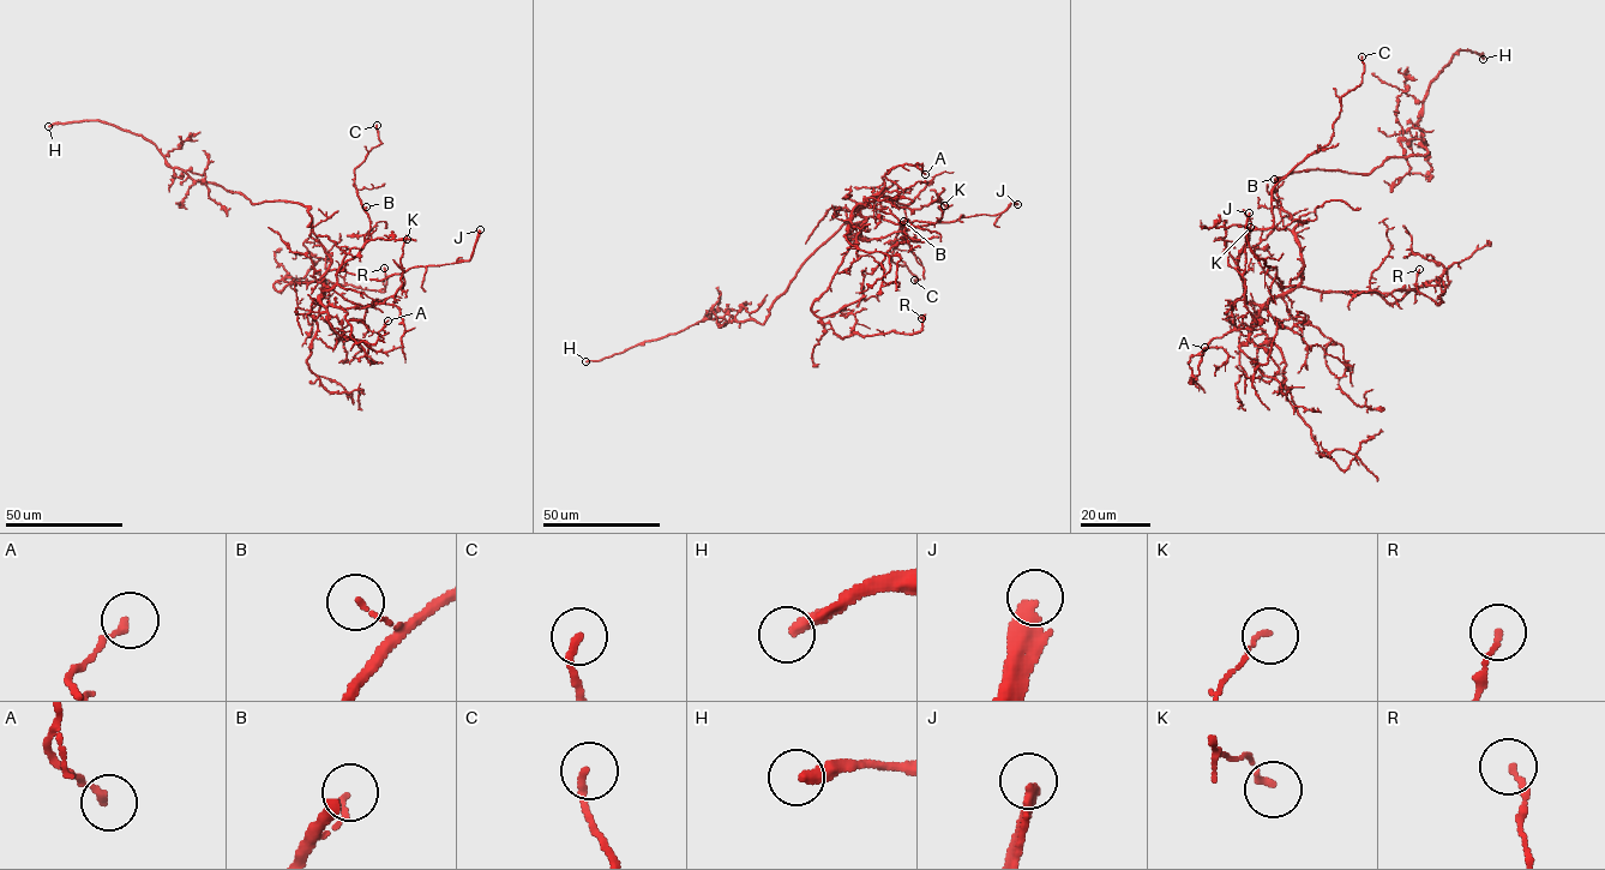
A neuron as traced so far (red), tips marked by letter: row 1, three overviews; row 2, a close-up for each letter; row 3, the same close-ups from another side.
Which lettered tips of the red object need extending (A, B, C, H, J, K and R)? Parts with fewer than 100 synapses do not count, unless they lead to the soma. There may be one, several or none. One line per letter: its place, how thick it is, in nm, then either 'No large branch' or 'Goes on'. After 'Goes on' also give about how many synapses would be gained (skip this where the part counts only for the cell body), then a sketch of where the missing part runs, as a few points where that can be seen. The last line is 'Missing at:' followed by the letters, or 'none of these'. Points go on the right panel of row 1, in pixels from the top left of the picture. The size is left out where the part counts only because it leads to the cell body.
A: Place: (1204, 347). Thickness 150 nm. No large branch
B: Place: (1274, 179). Thickness 110 nm. No large branch
C: Place: (1362, 56). Thickness 190 nm. No large branch
H: Place: (1483, 59). Thickness 320 nm. Goes on. Roughly 190 synapses. Course of what is missing: (1483, 59), (1428, 133), (1431, 142), (1418, 140), (1411, 151), (1423, 181), (1407, 181), (1396, 162), (1424, 186)
J: Place: (1249, 212). Thickness 340 nm. Goes on
K: Place: (1250, 227). Thickness 130 nm. No large branch
R: Place: (1419, 269). Thickness 130 nm. No large branch
Missing at: H, J

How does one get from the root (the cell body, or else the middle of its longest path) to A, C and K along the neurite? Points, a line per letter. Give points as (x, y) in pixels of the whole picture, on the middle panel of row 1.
A: (847, 222), (869, 240), (859, 238), (866, 218), (857, 209), (884, 186), (888, 169), (918, 163), (925, 174)
C: (847, 222), (869, 240), (859, 238), (860, 208), (878, 197), (903, 204), (908, 218), (891, 260), (914, 280)
K: (847, 222), (869, 240), (859, 238), (866, 218), (857, 209), (876, 194), (912, 209), (939, 199), (944, 205)

